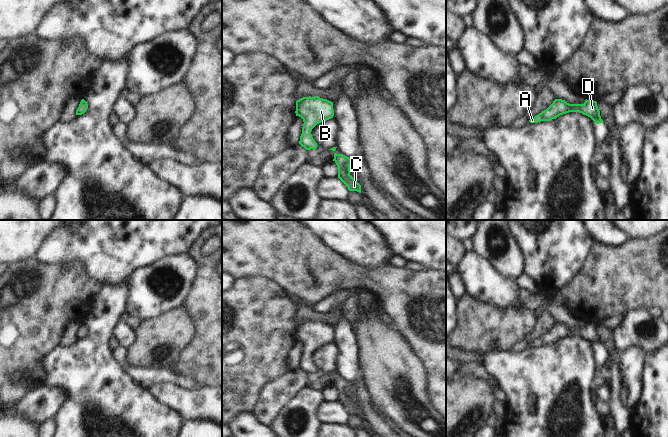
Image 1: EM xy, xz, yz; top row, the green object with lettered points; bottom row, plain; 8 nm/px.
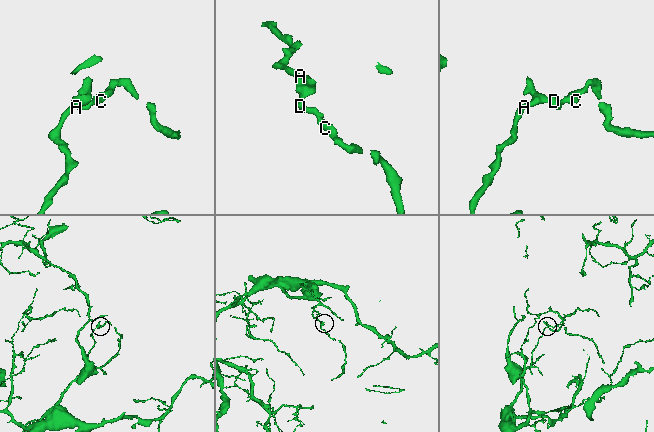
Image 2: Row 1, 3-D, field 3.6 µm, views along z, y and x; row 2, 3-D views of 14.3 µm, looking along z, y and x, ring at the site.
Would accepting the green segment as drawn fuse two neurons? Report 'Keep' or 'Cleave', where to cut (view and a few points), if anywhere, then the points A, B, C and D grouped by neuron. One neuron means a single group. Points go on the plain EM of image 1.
Keep. No split. Groups: A B C D.

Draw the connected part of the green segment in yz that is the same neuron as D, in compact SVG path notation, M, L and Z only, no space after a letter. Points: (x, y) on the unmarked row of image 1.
M555 323L546 334L542 335L534 342L531 342L529 346L538 347L541 345L550 345L569 336L582 337L583 339L590 341L596 348L603 347L597 326L587 323L583 328L569 328L565 324Z

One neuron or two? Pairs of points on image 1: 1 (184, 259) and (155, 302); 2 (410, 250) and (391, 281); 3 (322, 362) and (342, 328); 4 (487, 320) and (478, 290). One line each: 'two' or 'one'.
1: one
2: two
3: two
4: two

